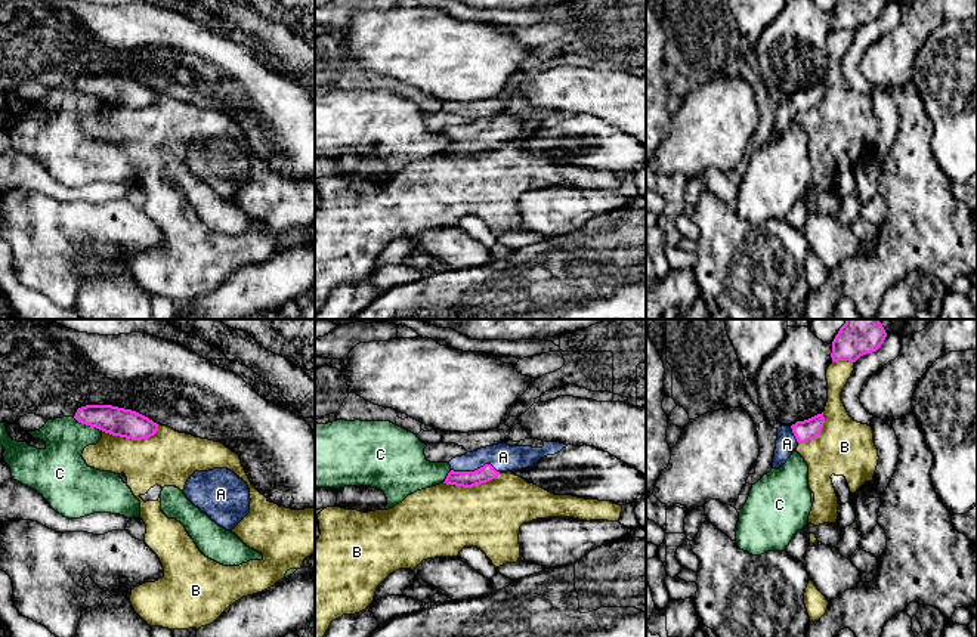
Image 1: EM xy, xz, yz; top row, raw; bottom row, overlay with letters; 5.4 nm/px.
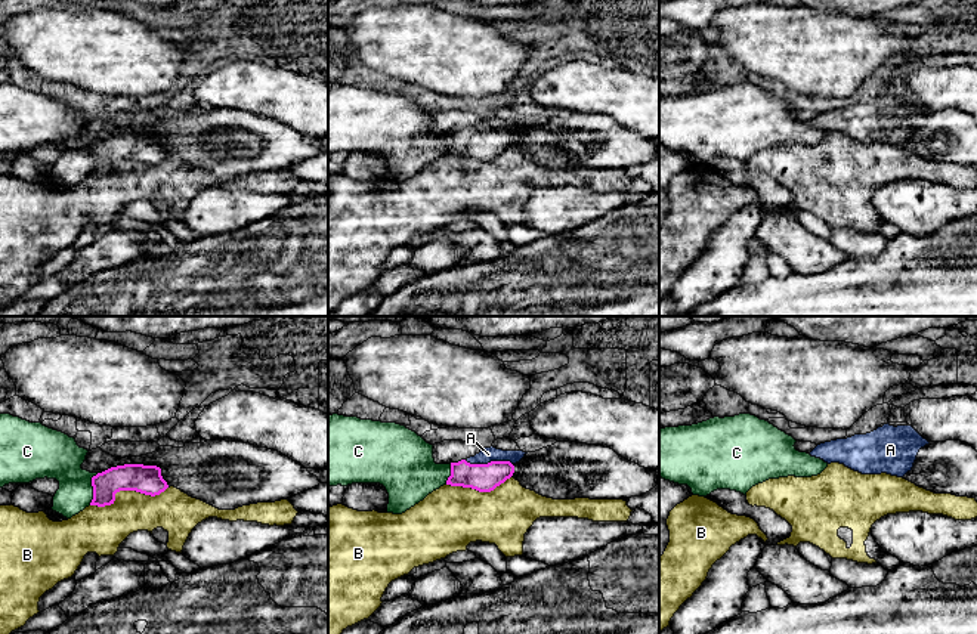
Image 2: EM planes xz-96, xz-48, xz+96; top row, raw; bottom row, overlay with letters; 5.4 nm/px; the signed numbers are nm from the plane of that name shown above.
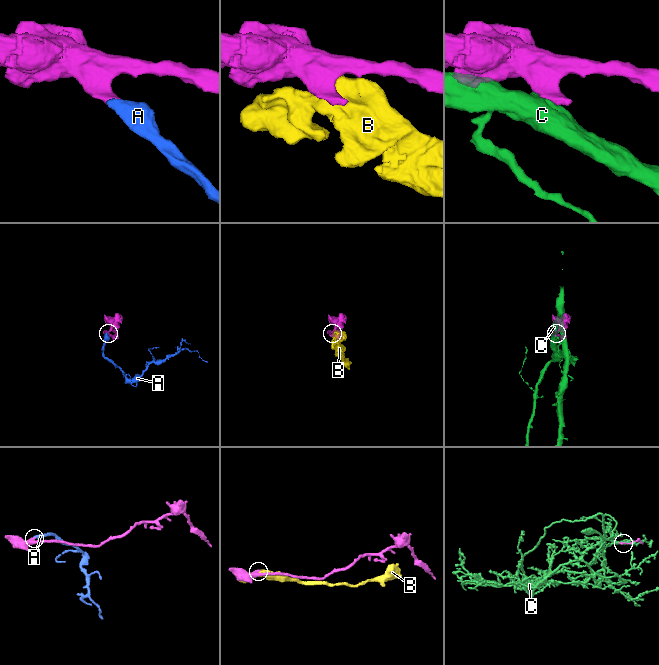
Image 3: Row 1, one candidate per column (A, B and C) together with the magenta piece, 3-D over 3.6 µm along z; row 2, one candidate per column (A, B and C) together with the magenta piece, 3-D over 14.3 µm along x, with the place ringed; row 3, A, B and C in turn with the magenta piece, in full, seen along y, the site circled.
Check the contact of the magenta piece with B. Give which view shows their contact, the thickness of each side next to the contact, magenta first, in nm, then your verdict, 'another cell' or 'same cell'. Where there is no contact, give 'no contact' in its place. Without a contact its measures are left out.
xy | 160/300 nm | another cell

